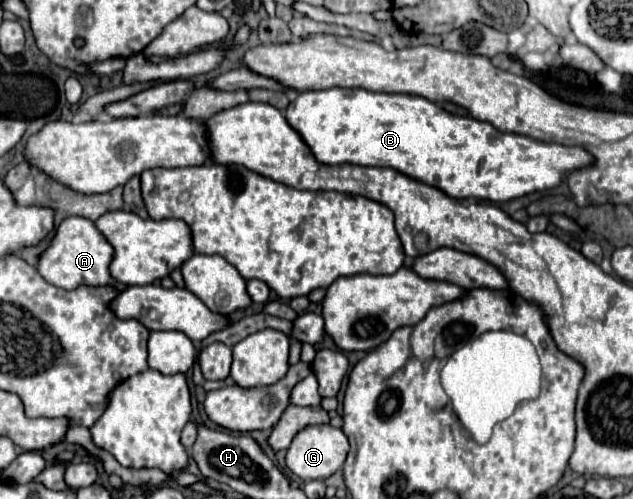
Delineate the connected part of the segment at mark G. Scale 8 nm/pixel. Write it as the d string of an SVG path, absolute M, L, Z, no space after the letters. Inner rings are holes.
M319 424L319 426L307 426L303 428L291 442L285 462L291 468L293 474L297 474L299 478L307 480L325 480L331 474L335 474L337 470L341 470L345 458L349 452L349 442L343 434L341 428L333 428L331 424Z

